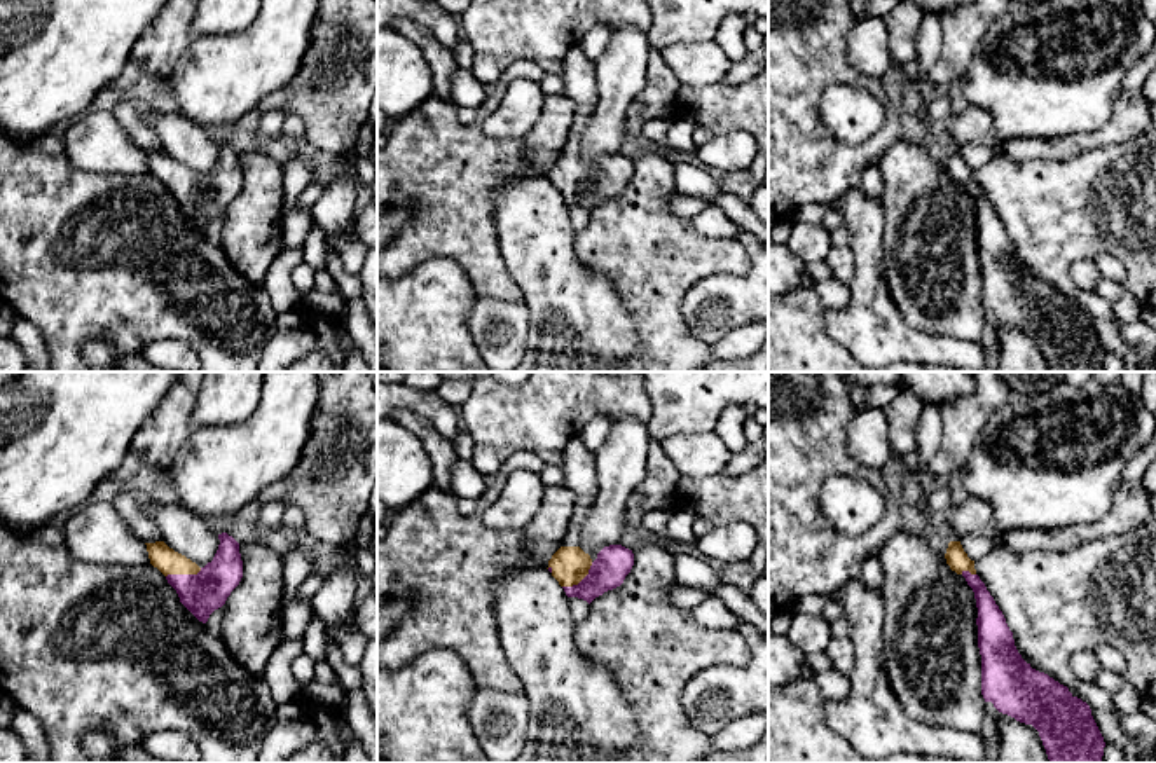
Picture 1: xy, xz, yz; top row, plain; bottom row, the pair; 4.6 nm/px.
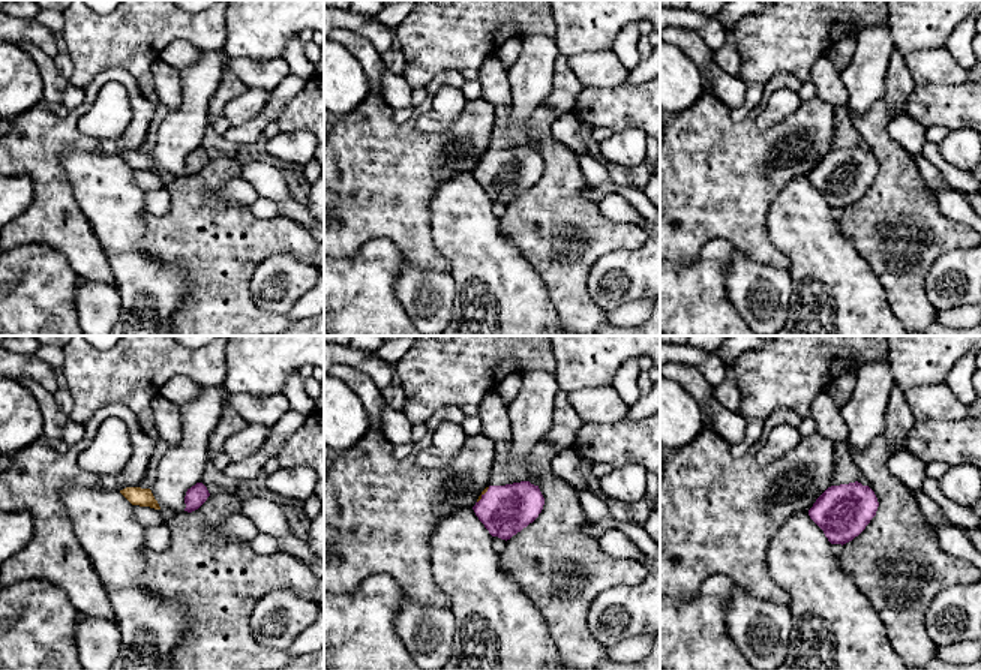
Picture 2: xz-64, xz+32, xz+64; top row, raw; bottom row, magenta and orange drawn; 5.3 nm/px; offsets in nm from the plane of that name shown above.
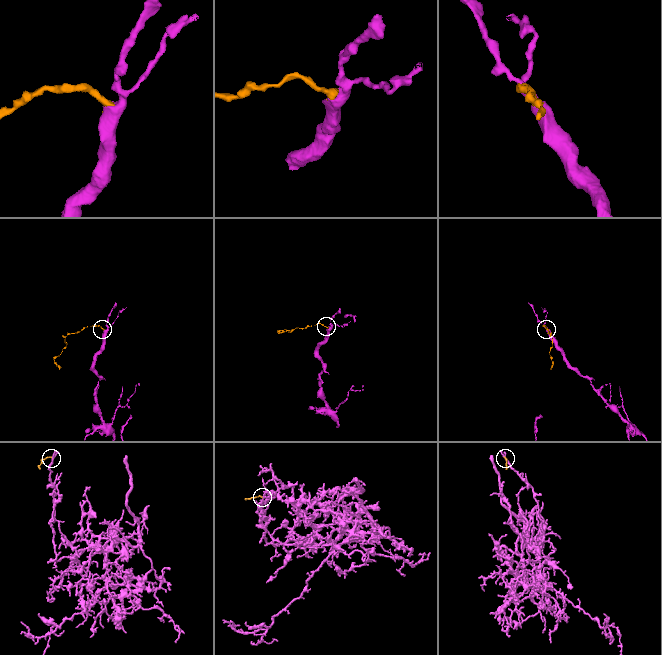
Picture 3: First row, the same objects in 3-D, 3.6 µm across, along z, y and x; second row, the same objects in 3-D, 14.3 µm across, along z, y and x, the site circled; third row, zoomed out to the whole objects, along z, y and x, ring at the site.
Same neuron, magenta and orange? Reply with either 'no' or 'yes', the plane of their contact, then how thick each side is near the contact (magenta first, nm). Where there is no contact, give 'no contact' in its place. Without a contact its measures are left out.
yes; contact in xy; calibres 190 and 120 nm

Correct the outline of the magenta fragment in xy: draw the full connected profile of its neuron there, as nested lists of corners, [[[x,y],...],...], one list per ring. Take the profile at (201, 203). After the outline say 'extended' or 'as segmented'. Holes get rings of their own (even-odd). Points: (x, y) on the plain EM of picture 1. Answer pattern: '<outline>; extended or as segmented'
[[[227,141],[218,143],[218,148],[218,159],[204,176],[164,150],[145,152],[150,173],[166,185],[180,211],[203,232],[225,213],[243,187],[239,152]]]; extended

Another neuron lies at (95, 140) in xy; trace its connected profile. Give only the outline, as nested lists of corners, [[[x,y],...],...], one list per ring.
[[[87,110],[61,134],[68,159],[80,169],[117,175],[150,173],[147,154],[112,112]]]

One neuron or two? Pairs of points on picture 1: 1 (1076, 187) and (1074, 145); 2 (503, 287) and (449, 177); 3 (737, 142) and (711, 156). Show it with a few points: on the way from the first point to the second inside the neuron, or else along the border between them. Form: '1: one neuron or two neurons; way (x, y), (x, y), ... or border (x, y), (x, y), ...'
1: two neurons; border (1113, 144), (1060, 161), (1034, 161)
2: one neuron; way (481, 259), (453, 217), (451, 205)
3: one neuron; way (730, 149), (718, 154)

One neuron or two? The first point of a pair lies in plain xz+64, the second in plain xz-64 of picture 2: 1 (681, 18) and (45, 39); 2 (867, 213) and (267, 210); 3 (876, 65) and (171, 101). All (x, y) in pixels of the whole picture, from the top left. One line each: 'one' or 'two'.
1: one
2: two
3: two

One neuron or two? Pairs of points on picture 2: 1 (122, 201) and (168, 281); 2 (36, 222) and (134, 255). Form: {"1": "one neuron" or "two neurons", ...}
{"1": "one neuron", "2": "two neurons"}

